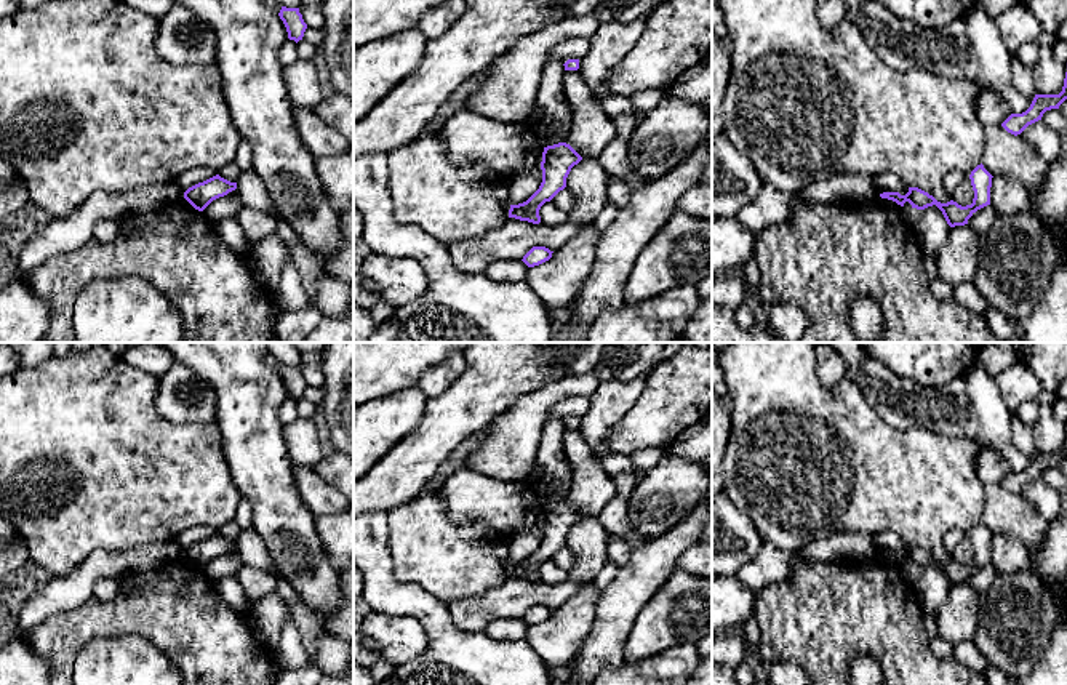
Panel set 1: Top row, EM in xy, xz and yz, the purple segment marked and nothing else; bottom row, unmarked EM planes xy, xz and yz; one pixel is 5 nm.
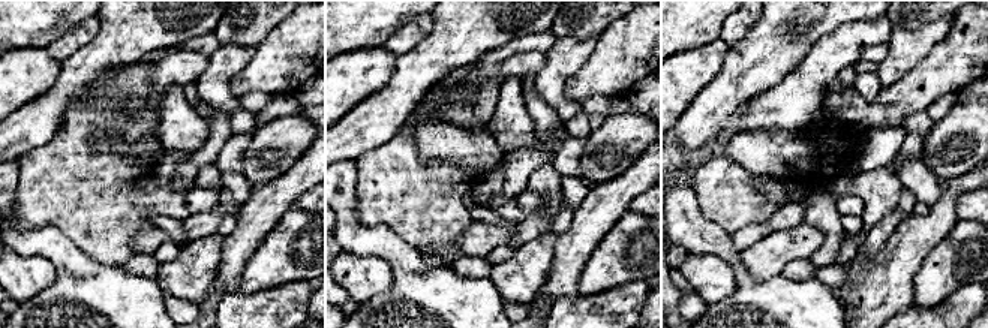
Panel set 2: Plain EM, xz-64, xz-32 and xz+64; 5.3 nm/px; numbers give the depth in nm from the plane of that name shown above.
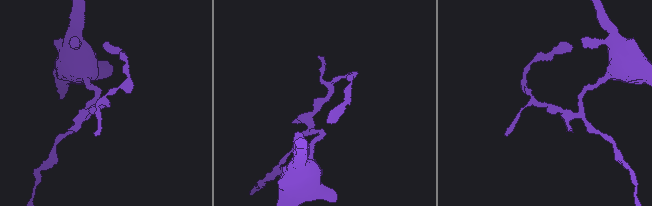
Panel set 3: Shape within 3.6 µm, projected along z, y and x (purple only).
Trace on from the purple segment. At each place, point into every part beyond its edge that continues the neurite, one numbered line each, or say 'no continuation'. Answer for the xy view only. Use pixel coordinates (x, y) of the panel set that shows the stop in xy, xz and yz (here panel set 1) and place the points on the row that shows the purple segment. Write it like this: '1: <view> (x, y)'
no continuation

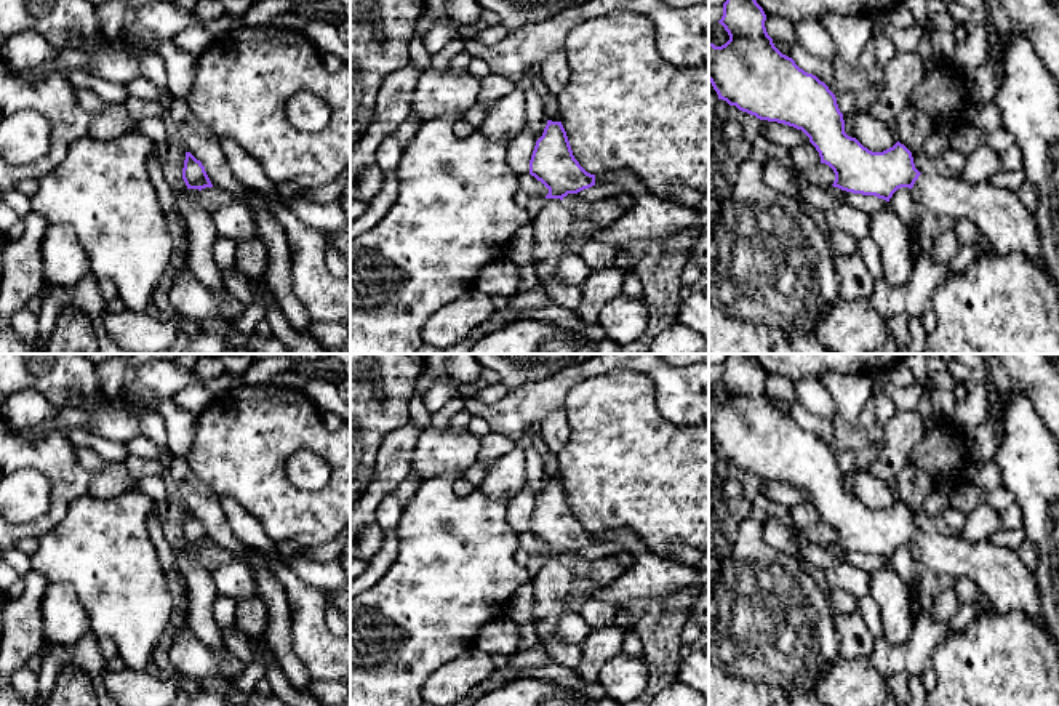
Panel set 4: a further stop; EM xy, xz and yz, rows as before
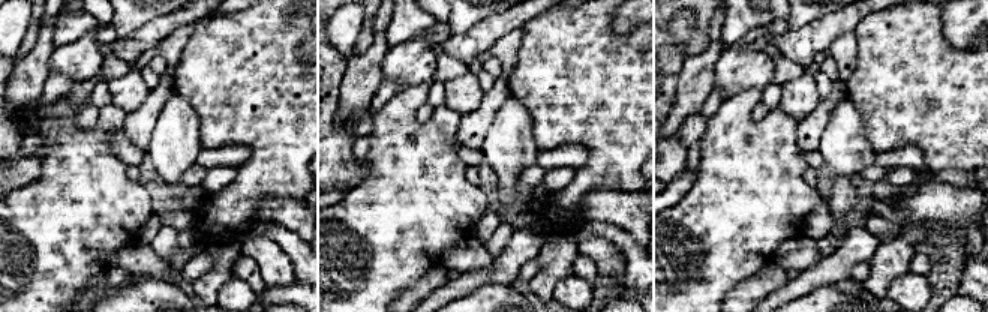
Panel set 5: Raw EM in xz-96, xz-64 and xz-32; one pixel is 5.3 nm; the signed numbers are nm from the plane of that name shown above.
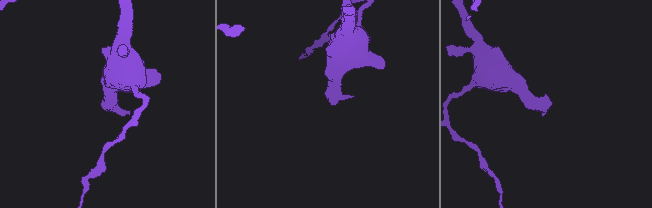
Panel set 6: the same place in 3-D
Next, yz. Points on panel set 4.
1: yz (1000, 216)

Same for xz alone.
1: xz (557, 220)

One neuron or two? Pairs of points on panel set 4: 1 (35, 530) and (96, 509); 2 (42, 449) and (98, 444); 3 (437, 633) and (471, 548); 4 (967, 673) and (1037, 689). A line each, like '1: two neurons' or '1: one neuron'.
1: two neurons
2: two neurons
3: one neuron
4: one neuron

